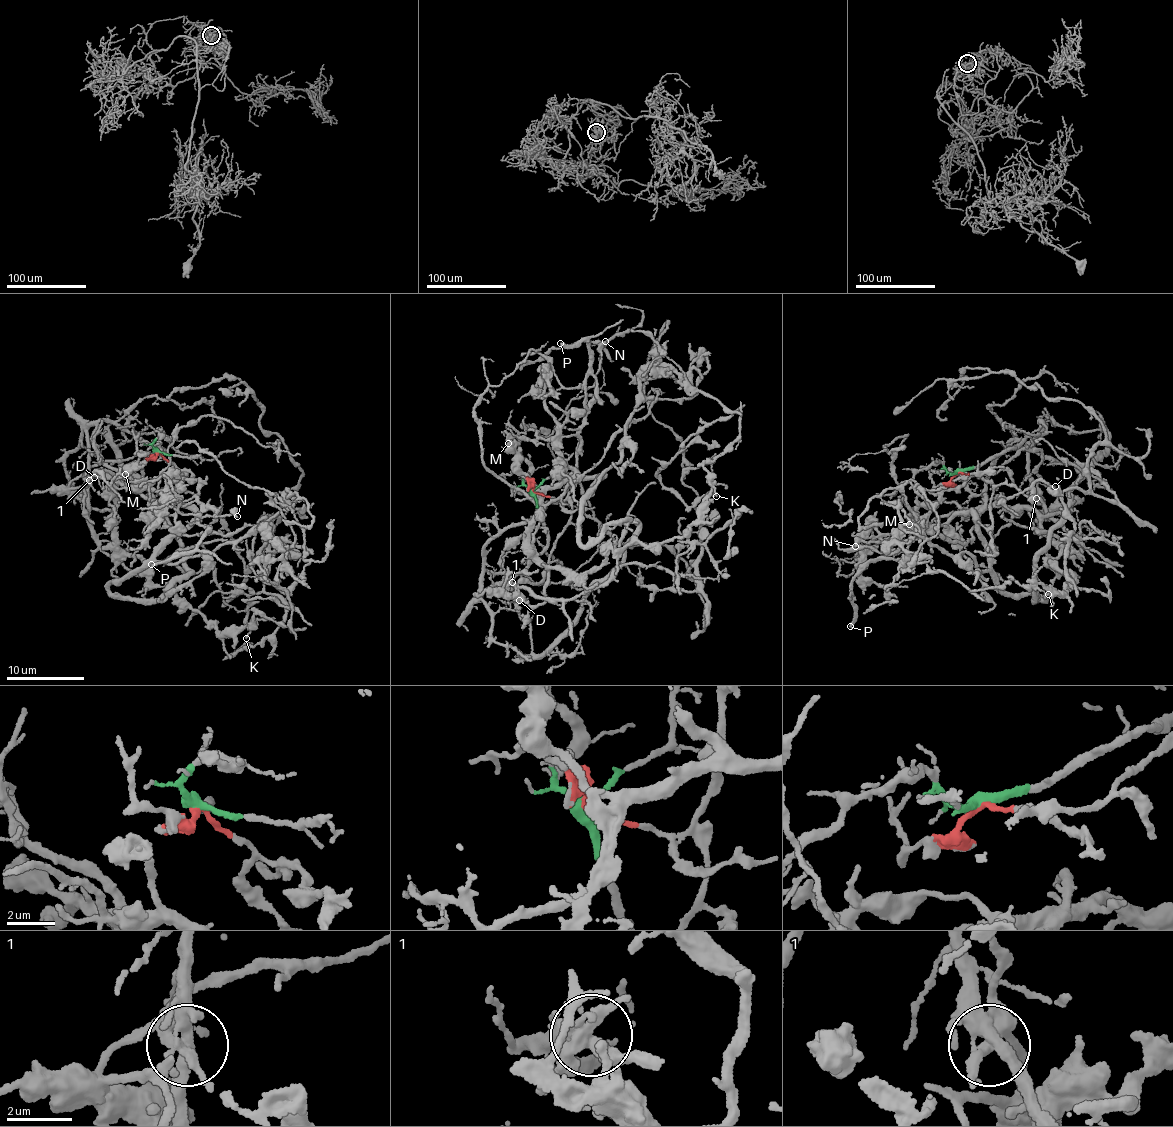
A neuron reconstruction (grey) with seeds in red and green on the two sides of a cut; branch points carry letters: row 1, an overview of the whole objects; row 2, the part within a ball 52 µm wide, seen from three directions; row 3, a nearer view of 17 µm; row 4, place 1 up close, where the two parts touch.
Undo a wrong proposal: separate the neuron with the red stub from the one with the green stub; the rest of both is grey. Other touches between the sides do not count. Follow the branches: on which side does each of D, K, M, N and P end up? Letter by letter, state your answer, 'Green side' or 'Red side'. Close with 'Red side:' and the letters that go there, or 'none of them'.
D: Green side
K: Green side
M: Green side
N: Red side
P: Red side
Red side: N, P

